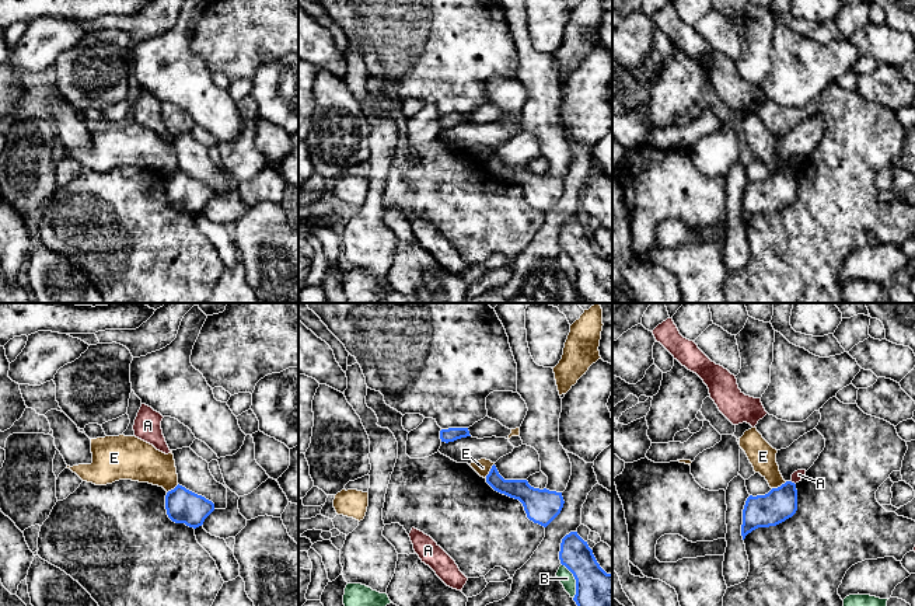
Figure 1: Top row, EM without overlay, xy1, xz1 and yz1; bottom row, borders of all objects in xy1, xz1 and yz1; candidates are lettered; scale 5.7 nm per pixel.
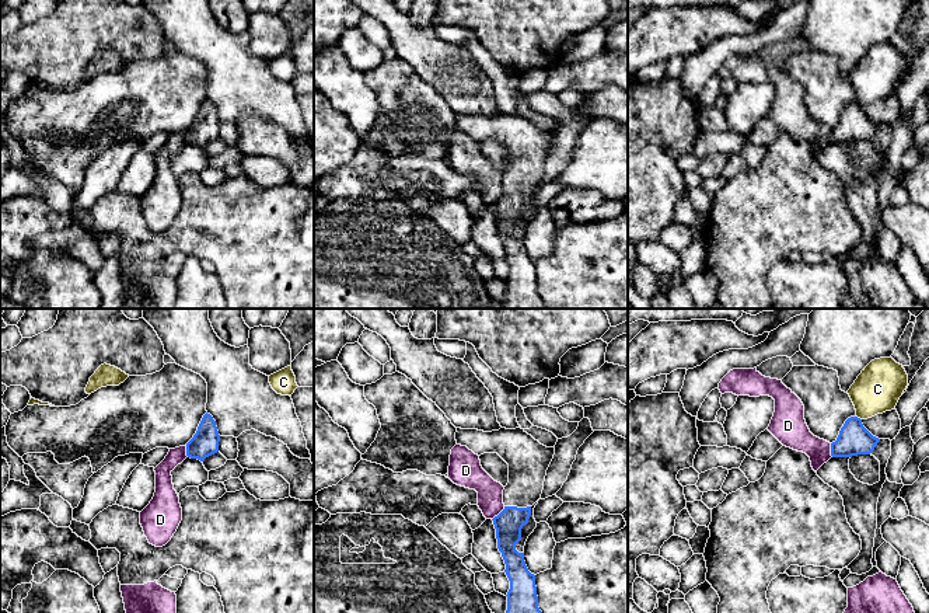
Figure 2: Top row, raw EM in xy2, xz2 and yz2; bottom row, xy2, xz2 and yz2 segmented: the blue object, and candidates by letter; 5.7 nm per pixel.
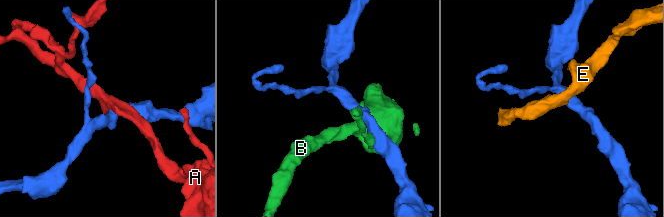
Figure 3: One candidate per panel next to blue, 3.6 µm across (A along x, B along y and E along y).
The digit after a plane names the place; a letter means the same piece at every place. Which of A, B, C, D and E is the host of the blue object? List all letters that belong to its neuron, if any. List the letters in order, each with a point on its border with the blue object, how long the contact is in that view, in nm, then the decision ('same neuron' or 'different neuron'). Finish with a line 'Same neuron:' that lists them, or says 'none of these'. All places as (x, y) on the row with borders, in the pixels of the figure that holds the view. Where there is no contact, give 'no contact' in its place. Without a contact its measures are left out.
A: contact yz1 (793, 483); length 40 nm; different neuron
B: contact xz1 (576, 581); length 220 nm; different neuron
C: contact yz2 (859, 418); length 40 nm; different neuron
D: contact xz2 (499, 514); length 110 nm; different neuron
E: contact xz1 (491, 470); length 100 nm; different neuron
Same neuron: none of these

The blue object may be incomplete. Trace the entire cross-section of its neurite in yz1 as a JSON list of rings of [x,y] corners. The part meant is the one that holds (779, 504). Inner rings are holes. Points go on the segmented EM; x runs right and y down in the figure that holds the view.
[[[786,481],[778,488],[772,488],[765,495],[750,495],[743,509],[741,536],[758,527],[776,526],[792,518],[797,511],[796,484]]]

